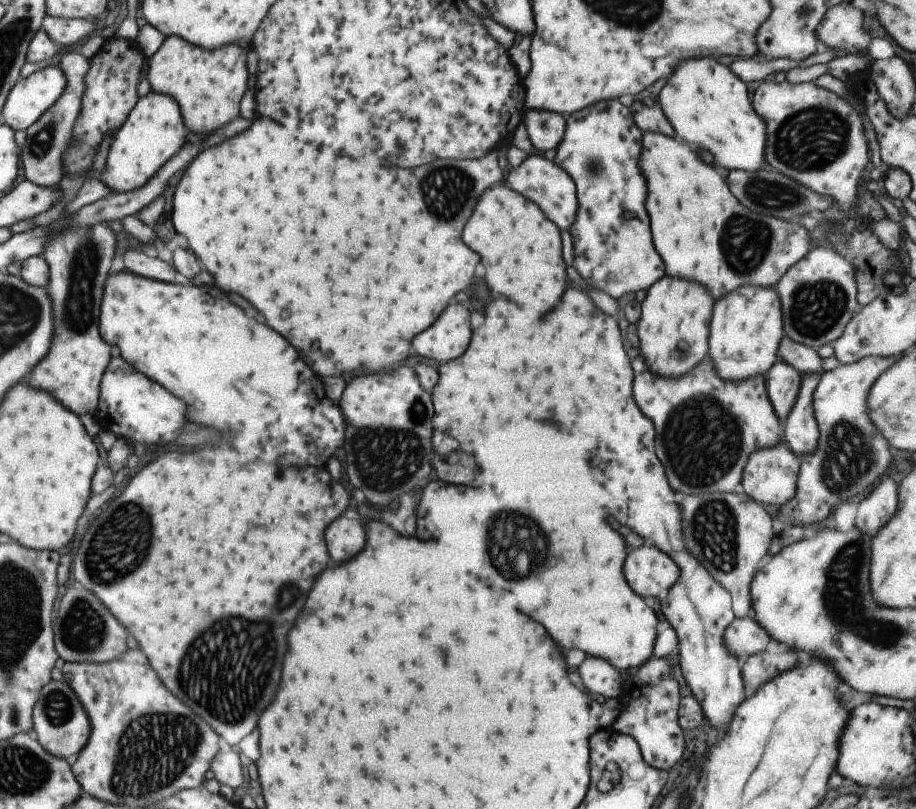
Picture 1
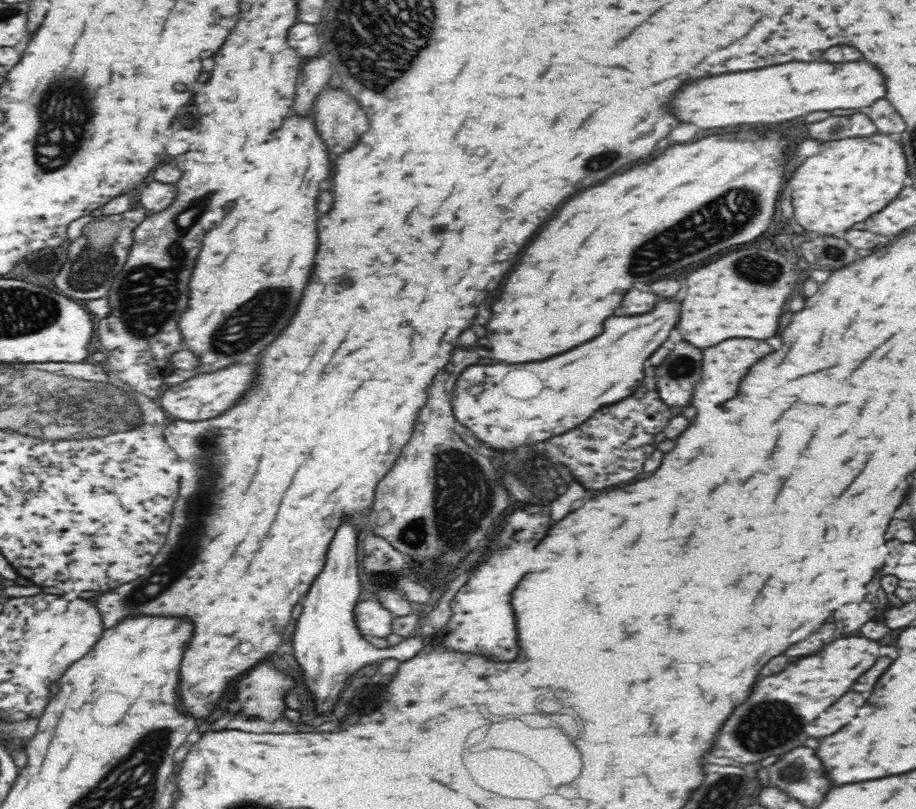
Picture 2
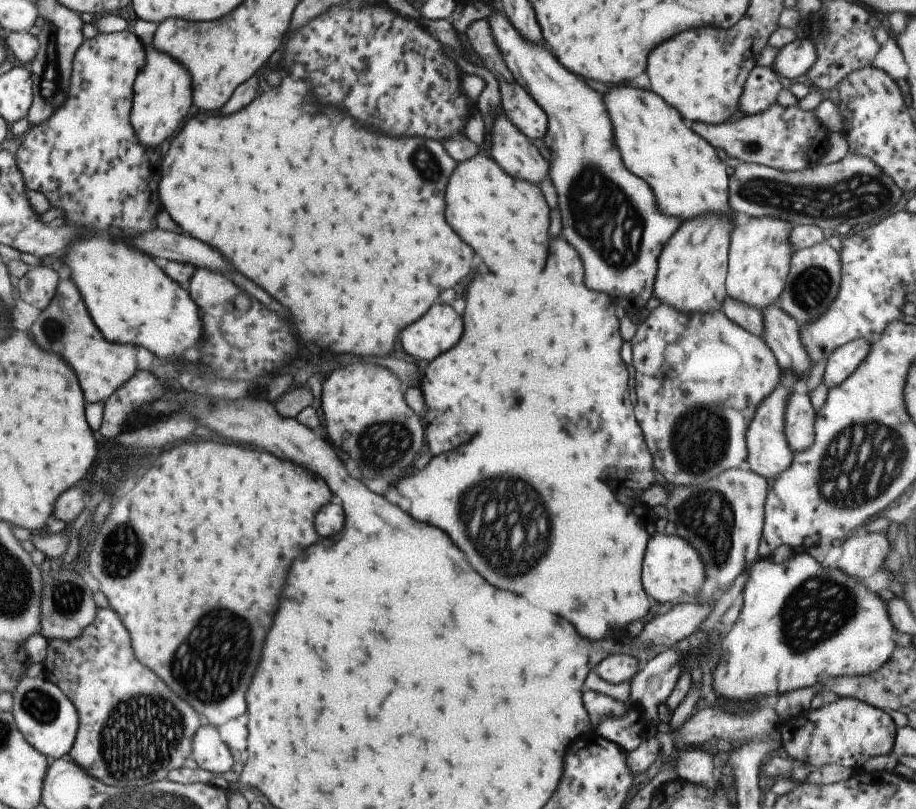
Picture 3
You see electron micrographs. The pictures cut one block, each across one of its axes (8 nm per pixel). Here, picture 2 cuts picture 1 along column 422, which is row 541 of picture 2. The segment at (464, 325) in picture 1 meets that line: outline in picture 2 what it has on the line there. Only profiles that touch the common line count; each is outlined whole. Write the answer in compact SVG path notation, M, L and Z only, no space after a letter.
M344 518L328 548L324 572L316 576L306 598L302 598L300 602L302 614L296 622L296 632L294 632L294 656L302 666L304 672L302 678L306 680L306 686L310 688L316 700L318 714L328 714L330 710L334 712L334 706L340 700L340 694L344 692L348 678L352 678L364 666L392 658L408 662L410 658L418 656L424 650L426 638L422 636L406 638L394 648L376 648L374 644L364 640L356 624L356 608L354 608L362 594L358 562L356 562L356 538L358 532L354 520Z

